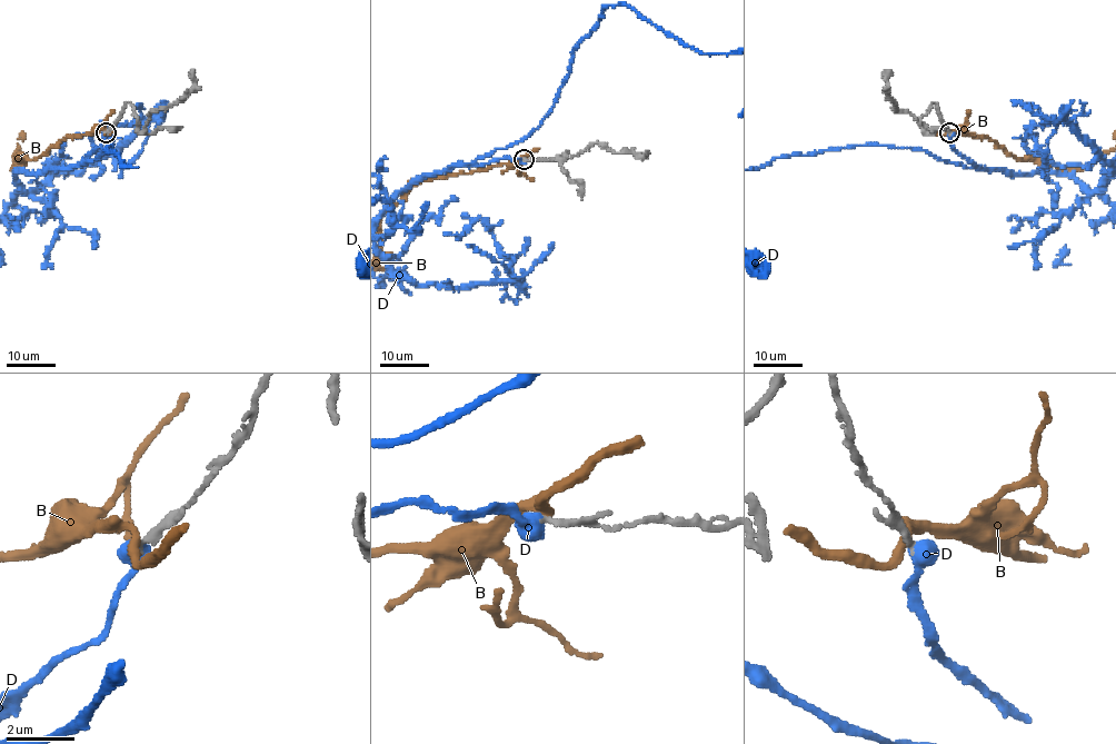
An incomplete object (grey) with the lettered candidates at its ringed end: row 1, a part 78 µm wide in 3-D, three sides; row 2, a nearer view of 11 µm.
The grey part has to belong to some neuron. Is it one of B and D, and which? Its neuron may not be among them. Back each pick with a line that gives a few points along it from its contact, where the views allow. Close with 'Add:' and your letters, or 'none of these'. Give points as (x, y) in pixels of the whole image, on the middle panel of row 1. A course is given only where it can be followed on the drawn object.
Add: D

